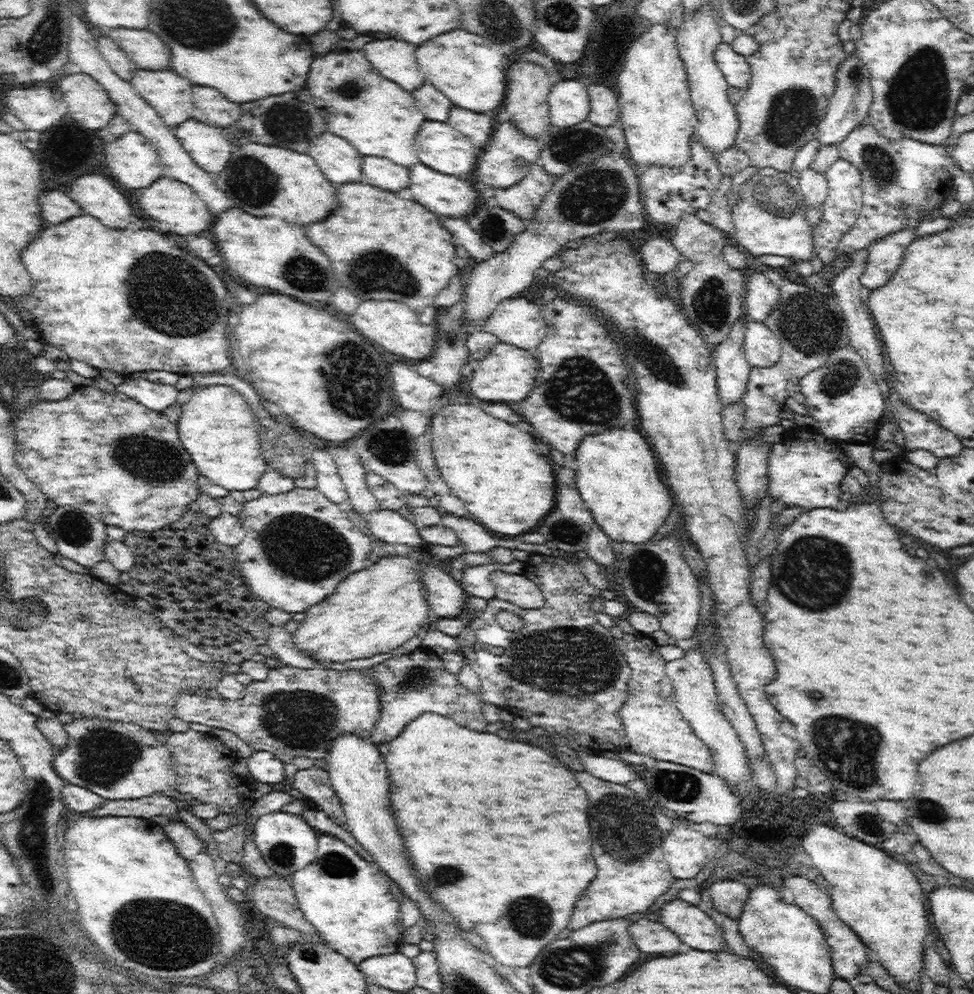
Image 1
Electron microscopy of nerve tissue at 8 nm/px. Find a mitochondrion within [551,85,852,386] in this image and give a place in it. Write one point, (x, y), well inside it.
(809, 326)

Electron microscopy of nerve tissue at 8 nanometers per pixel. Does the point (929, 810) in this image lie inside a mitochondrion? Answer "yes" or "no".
yes

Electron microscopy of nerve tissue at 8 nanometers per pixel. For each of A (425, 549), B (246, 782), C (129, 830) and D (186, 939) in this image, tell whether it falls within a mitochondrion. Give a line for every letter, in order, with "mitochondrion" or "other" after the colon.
A: other
B: other
C: other
D: mitochondrion

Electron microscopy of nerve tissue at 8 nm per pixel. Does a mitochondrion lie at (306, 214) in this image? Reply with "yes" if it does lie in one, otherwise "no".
no

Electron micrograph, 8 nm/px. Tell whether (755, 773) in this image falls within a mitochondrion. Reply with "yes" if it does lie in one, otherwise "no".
no

